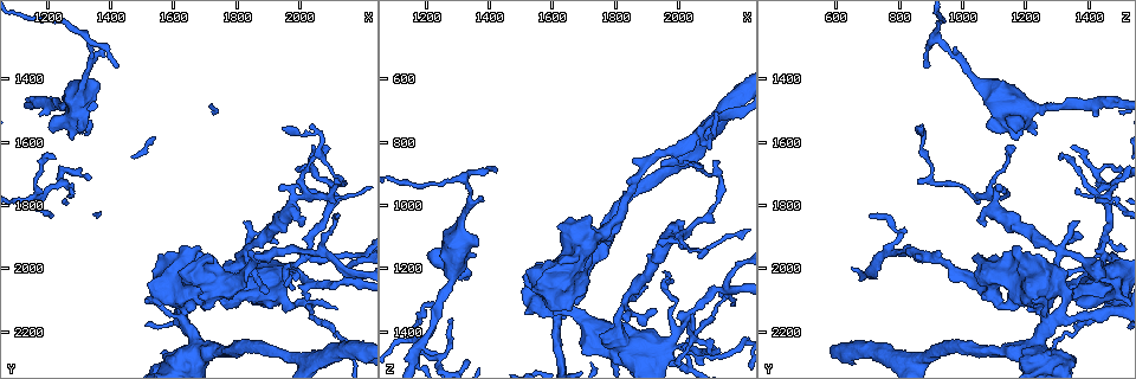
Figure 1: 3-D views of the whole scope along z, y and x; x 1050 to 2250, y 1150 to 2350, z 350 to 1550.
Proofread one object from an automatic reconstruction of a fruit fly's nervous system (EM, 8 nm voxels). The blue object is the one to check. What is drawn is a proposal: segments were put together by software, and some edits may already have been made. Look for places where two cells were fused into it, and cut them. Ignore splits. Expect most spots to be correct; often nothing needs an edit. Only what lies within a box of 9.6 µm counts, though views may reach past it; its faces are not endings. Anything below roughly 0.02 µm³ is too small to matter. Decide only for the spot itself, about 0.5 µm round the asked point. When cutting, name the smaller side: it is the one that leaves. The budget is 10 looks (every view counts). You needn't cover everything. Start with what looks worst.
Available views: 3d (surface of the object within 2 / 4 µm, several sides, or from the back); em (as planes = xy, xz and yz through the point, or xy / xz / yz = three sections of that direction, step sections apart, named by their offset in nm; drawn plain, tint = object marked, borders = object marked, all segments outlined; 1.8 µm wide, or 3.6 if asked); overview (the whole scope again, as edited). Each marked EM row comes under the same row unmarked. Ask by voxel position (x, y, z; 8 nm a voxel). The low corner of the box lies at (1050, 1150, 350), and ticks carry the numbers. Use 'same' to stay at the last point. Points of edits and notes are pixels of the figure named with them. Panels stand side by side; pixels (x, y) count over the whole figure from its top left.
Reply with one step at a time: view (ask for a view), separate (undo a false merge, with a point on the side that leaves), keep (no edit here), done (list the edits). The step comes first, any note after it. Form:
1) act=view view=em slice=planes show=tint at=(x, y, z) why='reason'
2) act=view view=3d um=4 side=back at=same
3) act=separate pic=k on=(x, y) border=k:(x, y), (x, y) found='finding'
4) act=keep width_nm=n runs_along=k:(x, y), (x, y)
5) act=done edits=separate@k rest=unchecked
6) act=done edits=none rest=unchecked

act=view view=3d um=4 at=(1980, 1780, 1100) why='arms part here'

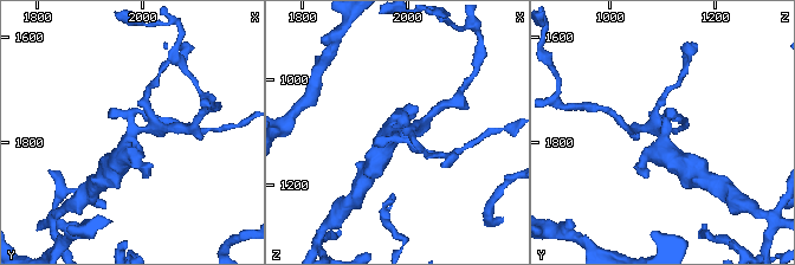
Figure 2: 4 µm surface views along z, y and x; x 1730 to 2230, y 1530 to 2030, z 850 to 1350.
act=view view=em slice=planes show=tint at=(1985, 1780, 1100) why='need the tissue'

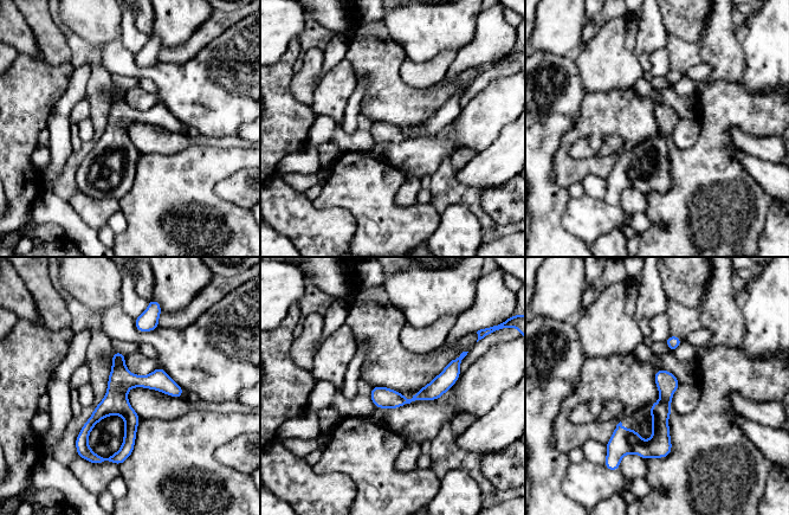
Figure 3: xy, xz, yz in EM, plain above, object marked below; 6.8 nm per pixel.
act=keep runs_along=3:(117, 354), (129, 443), (115, 459) found='one cell here'

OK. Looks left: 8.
act=view view=3d um=4 at=(1770, 2060, 1410) why='side arm on a straight run'

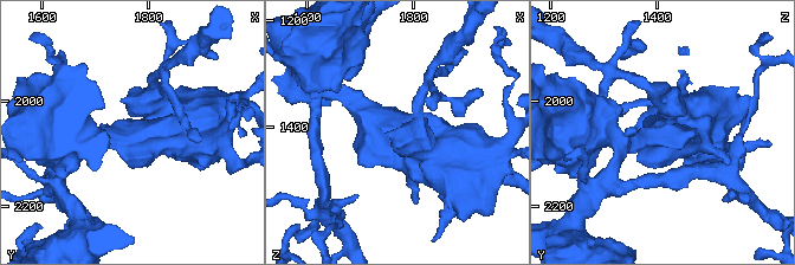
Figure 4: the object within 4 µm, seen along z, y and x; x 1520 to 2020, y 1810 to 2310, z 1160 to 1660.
act=view view=em slice=planes show=borders at=(1765, 2065, 1405) why='need the tissue'

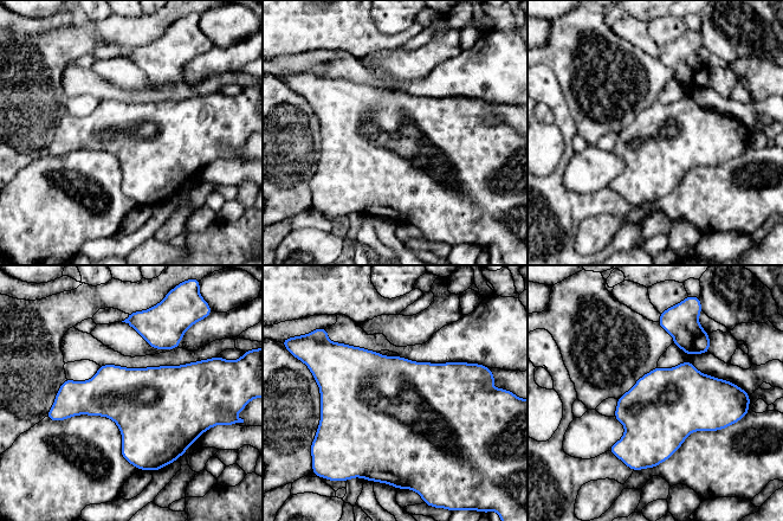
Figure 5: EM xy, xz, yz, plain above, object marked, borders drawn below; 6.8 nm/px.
act=keep found='all the same cell'

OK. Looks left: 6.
act=view view=em um=3.6 slice=planes show=tint at=(1740, 2030, 1100) why='touches itself'

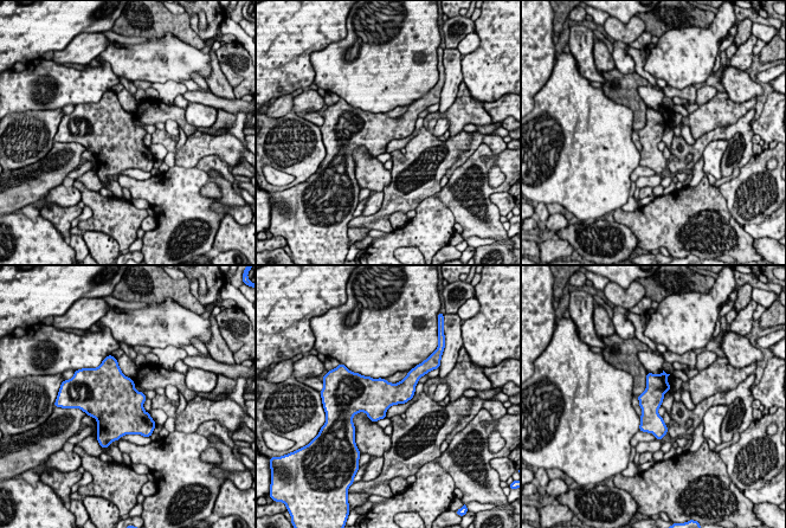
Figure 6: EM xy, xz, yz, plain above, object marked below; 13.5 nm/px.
act=keep width_nm=320 found='continuous, no second cell'

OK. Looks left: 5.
act=view view=3d um=4 at=(1630, 2150, 1270) why='three-way junction'

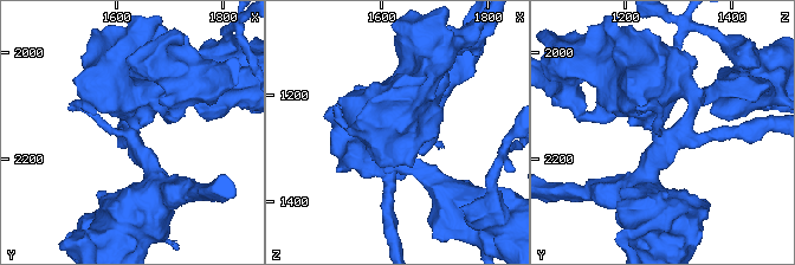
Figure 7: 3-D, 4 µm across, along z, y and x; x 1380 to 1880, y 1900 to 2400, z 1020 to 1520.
act=view view=em um=3.6 slice=yz step=4 show=tint at=(1630, 2155, 1270) arms=3 arm_widths_nm=190,300,800

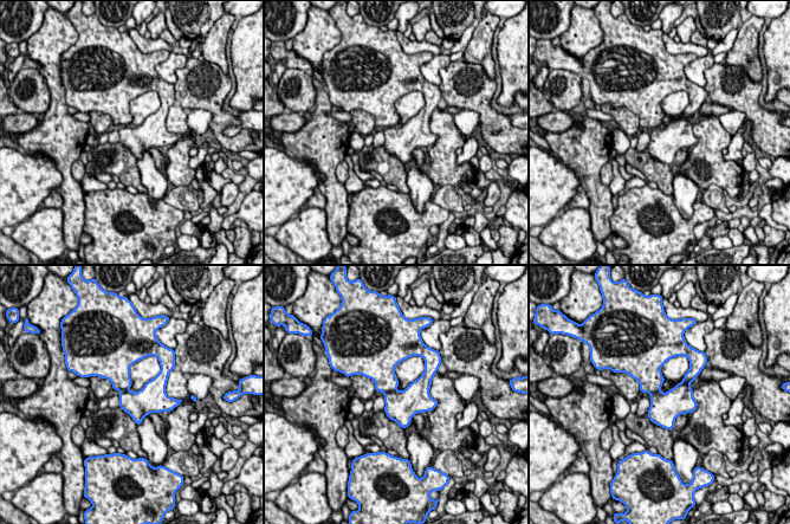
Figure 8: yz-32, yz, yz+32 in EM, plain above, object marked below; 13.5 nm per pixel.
act=view view=em um=3.6 slice=planes show=tint at=same

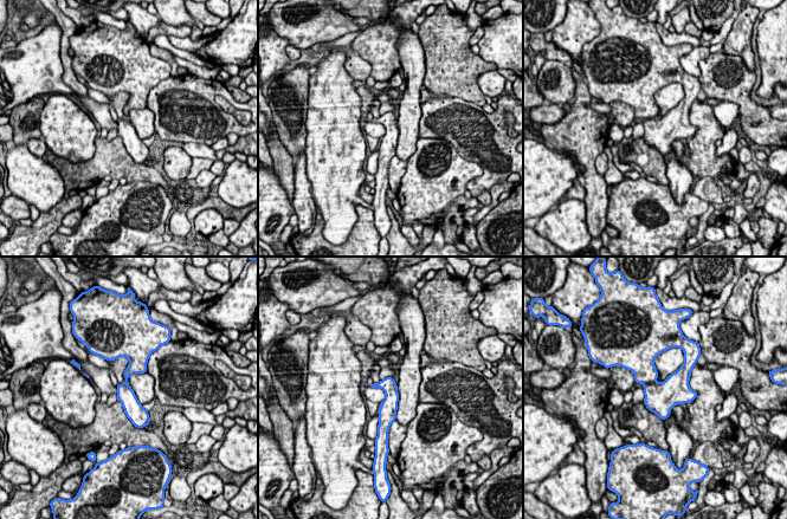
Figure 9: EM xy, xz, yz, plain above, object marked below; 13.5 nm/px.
act=keep runs_along=9:(133, 356), (126, 395), (136, 421) found='all the same cell'

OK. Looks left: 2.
act=done edits=none rest=unchecked

